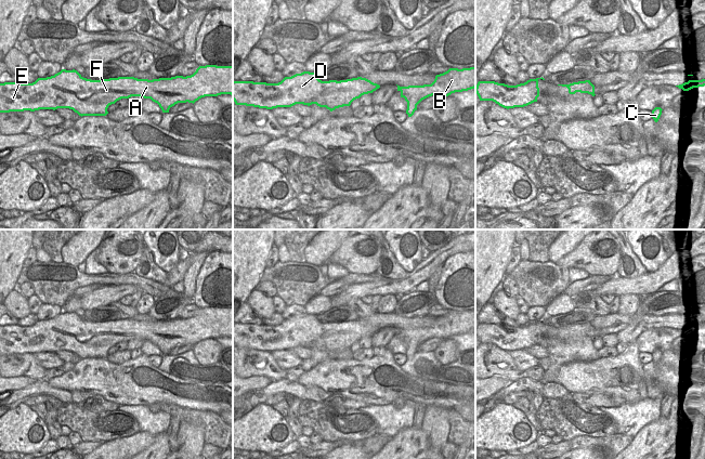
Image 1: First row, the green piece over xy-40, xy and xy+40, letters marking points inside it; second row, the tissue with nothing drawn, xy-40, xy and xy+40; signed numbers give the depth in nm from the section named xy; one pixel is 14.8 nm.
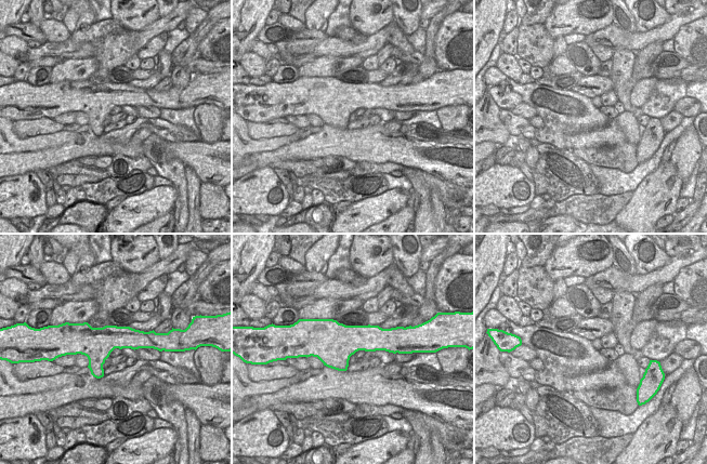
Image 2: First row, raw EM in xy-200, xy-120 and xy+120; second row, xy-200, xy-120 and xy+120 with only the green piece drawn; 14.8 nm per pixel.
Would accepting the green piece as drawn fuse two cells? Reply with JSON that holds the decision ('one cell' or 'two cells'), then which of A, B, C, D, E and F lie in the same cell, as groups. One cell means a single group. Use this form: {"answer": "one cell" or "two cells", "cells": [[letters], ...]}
{"answer": "one cell", "cells": [["A", "B", "C", "D", "E", "F"]]}

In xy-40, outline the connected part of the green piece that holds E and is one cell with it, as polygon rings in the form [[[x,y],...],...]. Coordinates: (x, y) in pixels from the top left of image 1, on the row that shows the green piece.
[[[206,65],[199,66],[191,76],[175,76],[159,79],[138,79],[134,77],[118,77],[103,80],[83,78],[77,70],[62,69],[54,76],[38,78],[32,83],[4,82],[0,83],[0,113],[69,108],[79,116],[106,116],[109,105],[121,99],[141,96],[157,103],[162,113],[178,103],[195,103],[205,96],[221,94],[233,95],[233,66]]]

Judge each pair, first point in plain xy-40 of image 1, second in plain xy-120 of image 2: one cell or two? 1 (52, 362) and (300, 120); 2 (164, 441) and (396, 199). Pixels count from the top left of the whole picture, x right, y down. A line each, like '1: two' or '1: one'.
1: one
2: two

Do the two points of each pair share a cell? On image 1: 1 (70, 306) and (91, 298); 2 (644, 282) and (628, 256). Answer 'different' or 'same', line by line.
1: different
2: different

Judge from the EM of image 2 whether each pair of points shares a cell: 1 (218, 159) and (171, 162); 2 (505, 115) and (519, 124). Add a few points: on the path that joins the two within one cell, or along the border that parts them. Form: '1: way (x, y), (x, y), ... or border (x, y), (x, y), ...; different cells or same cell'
1: border (167, 142), (170, 150), (185, 166); different cells
2: way (508, 118), (515, 123); same cell

